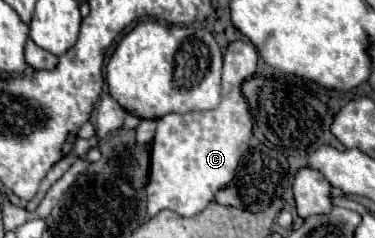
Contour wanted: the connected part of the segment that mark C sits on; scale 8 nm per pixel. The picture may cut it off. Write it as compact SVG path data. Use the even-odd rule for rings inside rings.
M230 43L224 55L222 105L208 113L170 113L158 119L158 131L152 141L150 181L146 185L146 219L154 217L162 209L176 211L182 217L192 217L214 199L216 191L224 189L232 181L238 161L248 151L248 141L252 137L252 119L240 87L256 73L256 63L258 53L252 43Z

